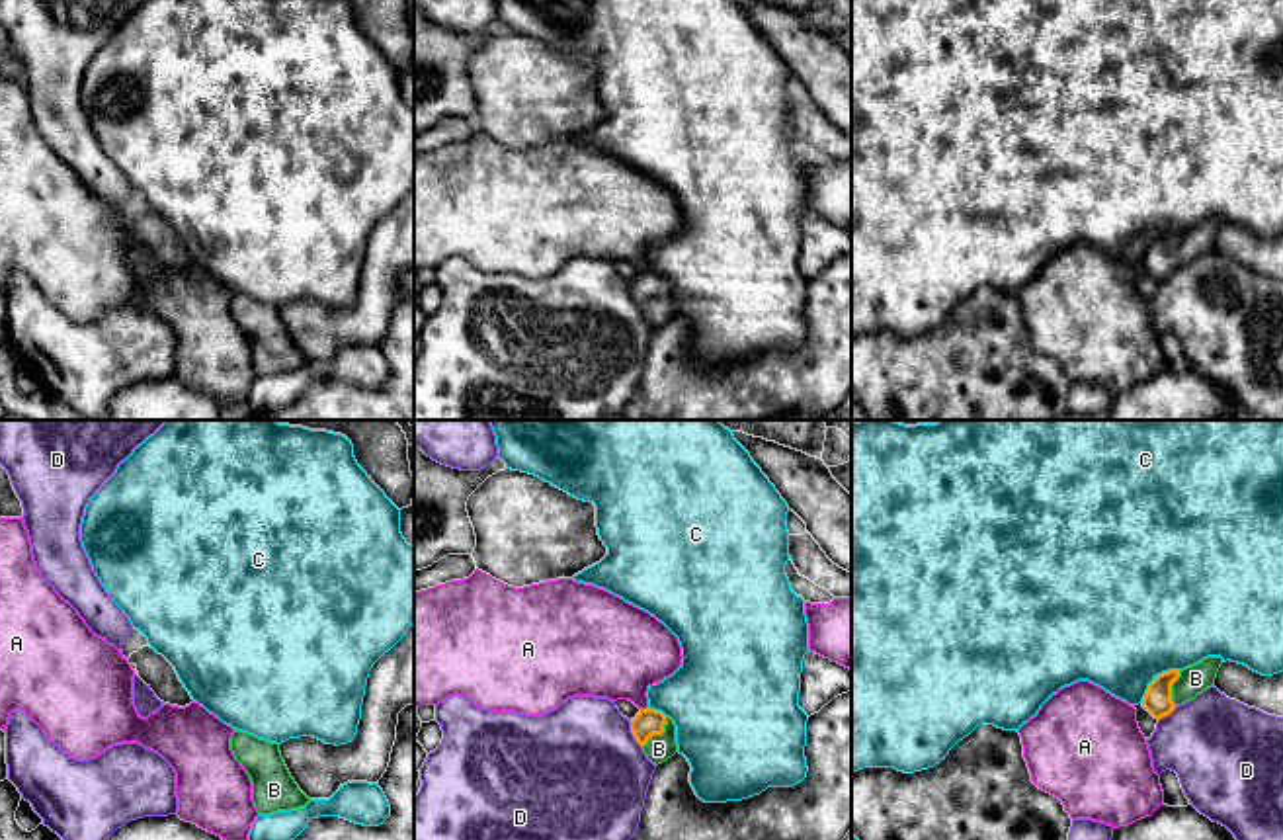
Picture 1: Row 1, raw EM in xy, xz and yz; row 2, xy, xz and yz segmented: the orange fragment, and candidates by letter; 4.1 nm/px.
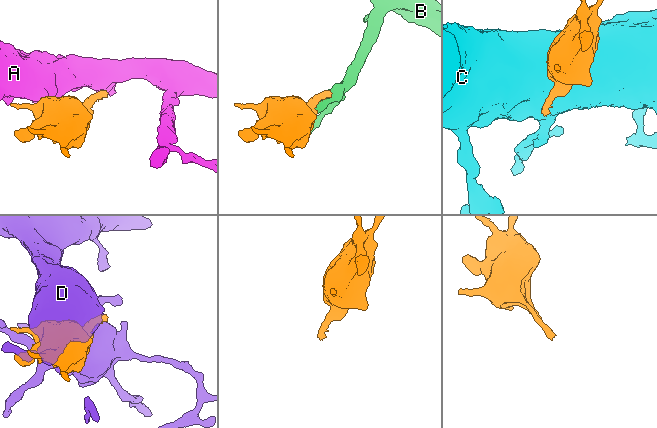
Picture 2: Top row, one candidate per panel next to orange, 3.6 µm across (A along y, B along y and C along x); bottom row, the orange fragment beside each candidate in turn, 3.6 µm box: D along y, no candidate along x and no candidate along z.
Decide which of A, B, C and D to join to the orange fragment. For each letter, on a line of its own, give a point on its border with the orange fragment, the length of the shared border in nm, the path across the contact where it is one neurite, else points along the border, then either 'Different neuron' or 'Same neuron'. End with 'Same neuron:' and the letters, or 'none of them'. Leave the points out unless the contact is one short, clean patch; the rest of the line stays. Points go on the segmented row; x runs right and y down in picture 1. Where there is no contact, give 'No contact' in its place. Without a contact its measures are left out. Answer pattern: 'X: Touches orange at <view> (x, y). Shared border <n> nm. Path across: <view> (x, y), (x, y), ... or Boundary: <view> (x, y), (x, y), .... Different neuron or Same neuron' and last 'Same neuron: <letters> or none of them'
A: Touches orange at xz (643, 710). Shared border 40 nm. Different neuron
B: Touches orange at xz (659, 733). Shared border 160 nm. Same neuron
C: Touches orange at yz (1155, 678). Shared border 220 nm. Different neuron
D: Touches orange at xz (633, 735). Shared border 120 nm. Different neuron
Same neuron: B

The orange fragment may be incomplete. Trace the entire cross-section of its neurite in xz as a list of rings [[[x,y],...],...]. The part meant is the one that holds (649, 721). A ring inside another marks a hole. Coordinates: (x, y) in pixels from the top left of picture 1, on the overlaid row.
[[[641,709],[631,719],[631,733],[642,746],[642,752],[652,764],[662,764],[678,752],[676,725],[670,717],[656,709]]]

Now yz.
[[[1207,656],[1183,670],[1168,670],[1154,676],[1142,697],[1142,707],[1154,719],[1170,715],[1178,705],[1215,686],[1221,664],[1221,656]]]

